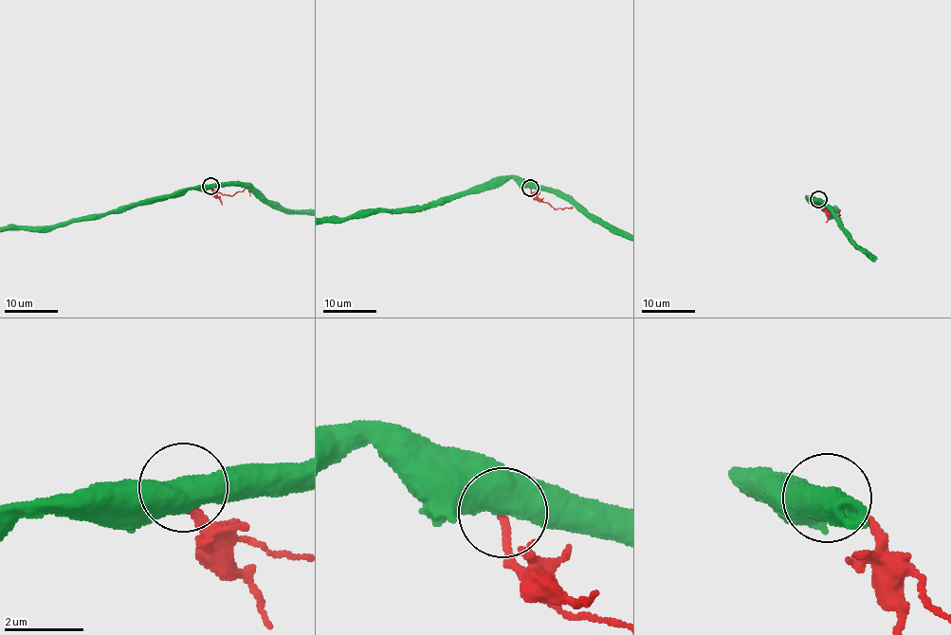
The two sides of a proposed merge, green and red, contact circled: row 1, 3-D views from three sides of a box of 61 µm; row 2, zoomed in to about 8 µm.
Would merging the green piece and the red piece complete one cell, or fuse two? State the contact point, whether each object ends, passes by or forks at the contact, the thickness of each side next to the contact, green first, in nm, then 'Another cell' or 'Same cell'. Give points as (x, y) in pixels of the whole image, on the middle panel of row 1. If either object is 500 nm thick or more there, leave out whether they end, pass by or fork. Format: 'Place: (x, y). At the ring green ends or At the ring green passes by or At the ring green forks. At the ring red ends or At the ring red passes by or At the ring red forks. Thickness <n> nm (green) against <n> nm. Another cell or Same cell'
Place: (530, 188). Thickness 600 nm (green) against 170 nm. Another cell

